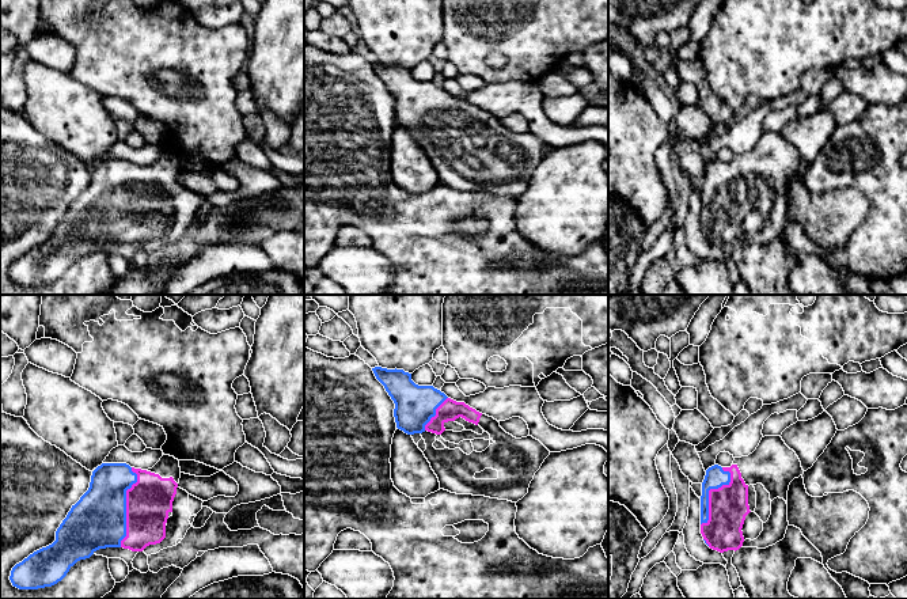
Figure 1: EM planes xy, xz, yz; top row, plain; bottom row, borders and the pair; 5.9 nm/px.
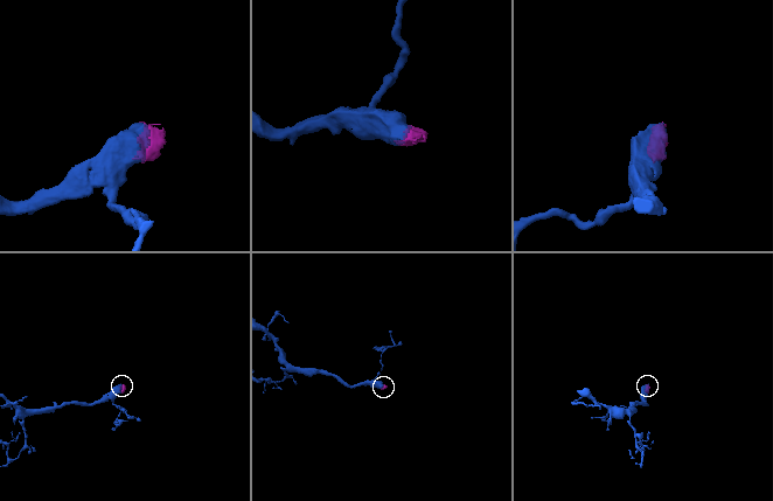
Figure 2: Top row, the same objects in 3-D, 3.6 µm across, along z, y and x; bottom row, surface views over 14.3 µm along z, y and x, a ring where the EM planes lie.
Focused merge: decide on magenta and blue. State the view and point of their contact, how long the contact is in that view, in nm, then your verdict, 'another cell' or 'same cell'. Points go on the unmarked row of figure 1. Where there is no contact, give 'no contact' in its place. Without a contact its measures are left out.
meets magenta in xy at (126, 203); contact 480 nm long; same cell

